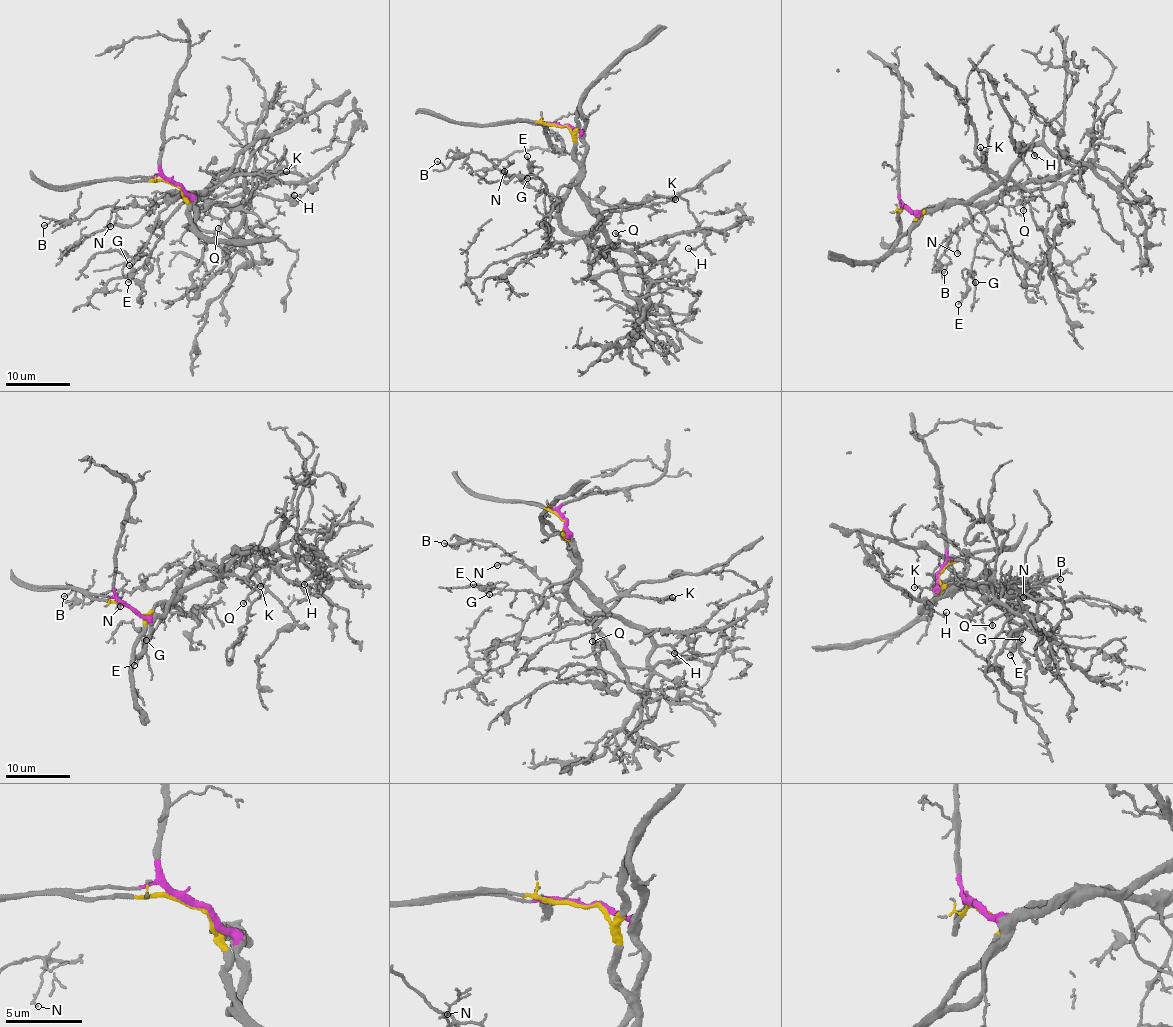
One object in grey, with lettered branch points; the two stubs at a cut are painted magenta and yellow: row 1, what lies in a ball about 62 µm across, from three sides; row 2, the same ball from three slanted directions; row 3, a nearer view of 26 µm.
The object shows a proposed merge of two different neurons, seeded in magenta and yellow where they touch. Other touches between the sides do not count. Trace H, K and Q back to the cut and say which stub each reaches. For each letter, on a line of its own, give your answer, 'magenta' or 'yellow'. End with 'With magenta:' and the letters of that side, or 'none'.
H: yellow
K: yellow
Q: yellow
With magenta: none

